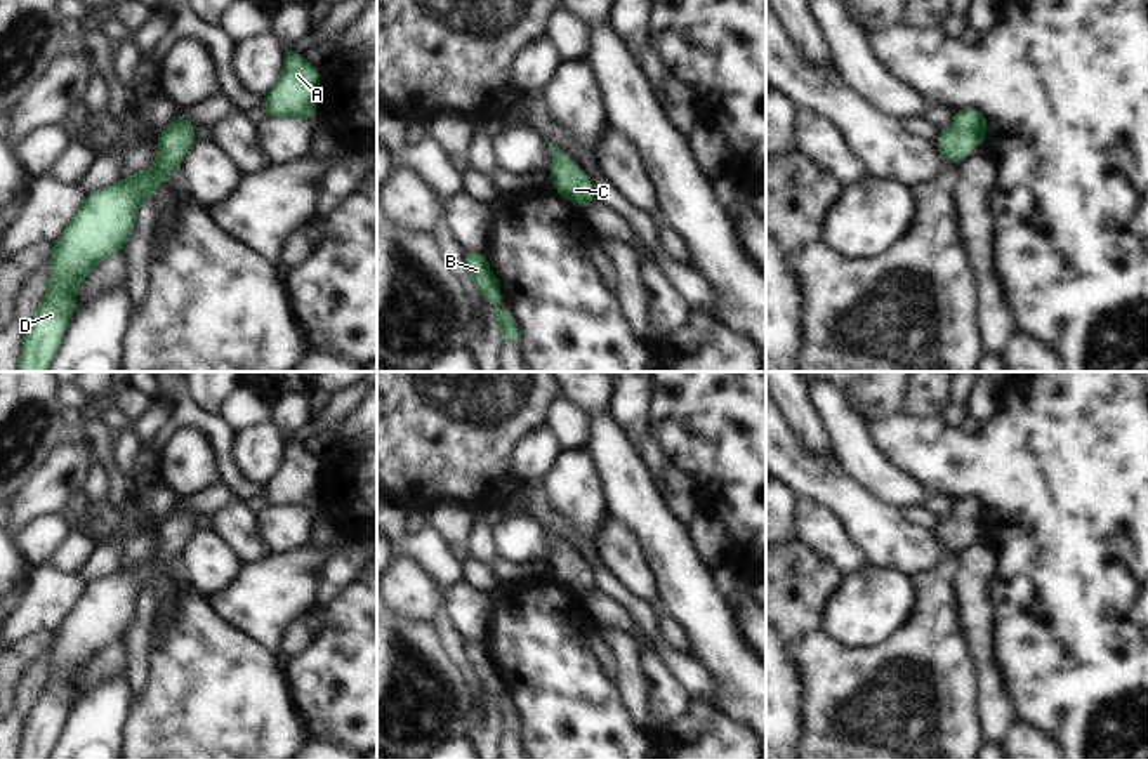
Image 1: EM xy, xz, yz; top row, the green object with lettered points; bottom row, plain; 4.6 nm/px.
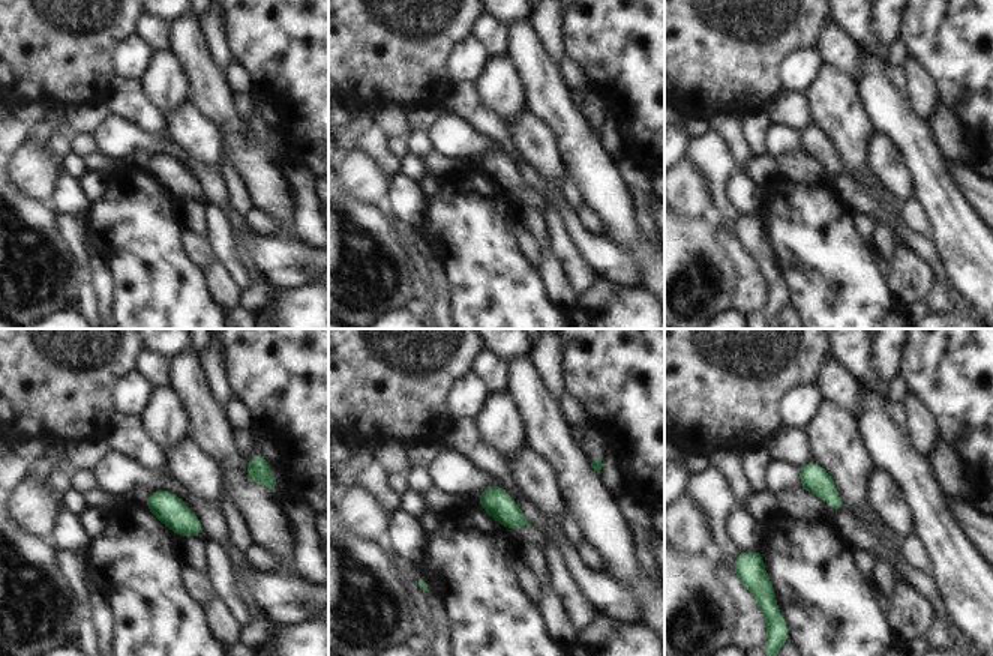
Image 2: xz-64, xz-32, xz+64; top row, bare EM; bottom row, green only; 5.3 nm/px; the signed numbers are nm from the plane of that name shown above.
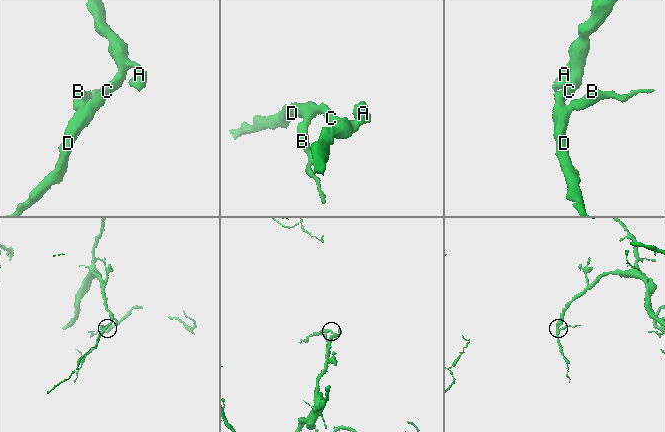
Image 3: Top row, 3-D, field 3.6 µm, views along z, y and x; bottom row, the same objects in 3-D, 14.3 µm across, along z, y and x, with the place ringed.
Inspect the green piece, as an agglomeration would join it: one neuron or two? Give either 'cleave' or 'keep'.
keep

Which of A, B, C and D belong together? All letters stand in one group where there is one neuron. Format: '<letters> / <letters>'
A B C D

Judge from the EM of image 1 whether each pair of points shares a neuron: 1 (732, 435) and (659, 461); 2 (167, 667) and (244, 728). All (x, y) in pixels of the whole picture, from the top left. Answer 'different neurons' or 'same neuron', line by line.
1: different neurons
2: same neuron

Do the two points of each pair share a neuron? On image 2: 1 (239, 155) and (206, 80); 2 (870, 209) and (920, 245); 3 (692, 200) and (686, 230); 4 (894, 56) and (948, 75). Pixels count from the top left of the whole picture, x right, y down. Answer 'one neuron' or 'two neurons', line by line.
1: one neuron
2: one neuron
3: two neurons
4: two neurons

